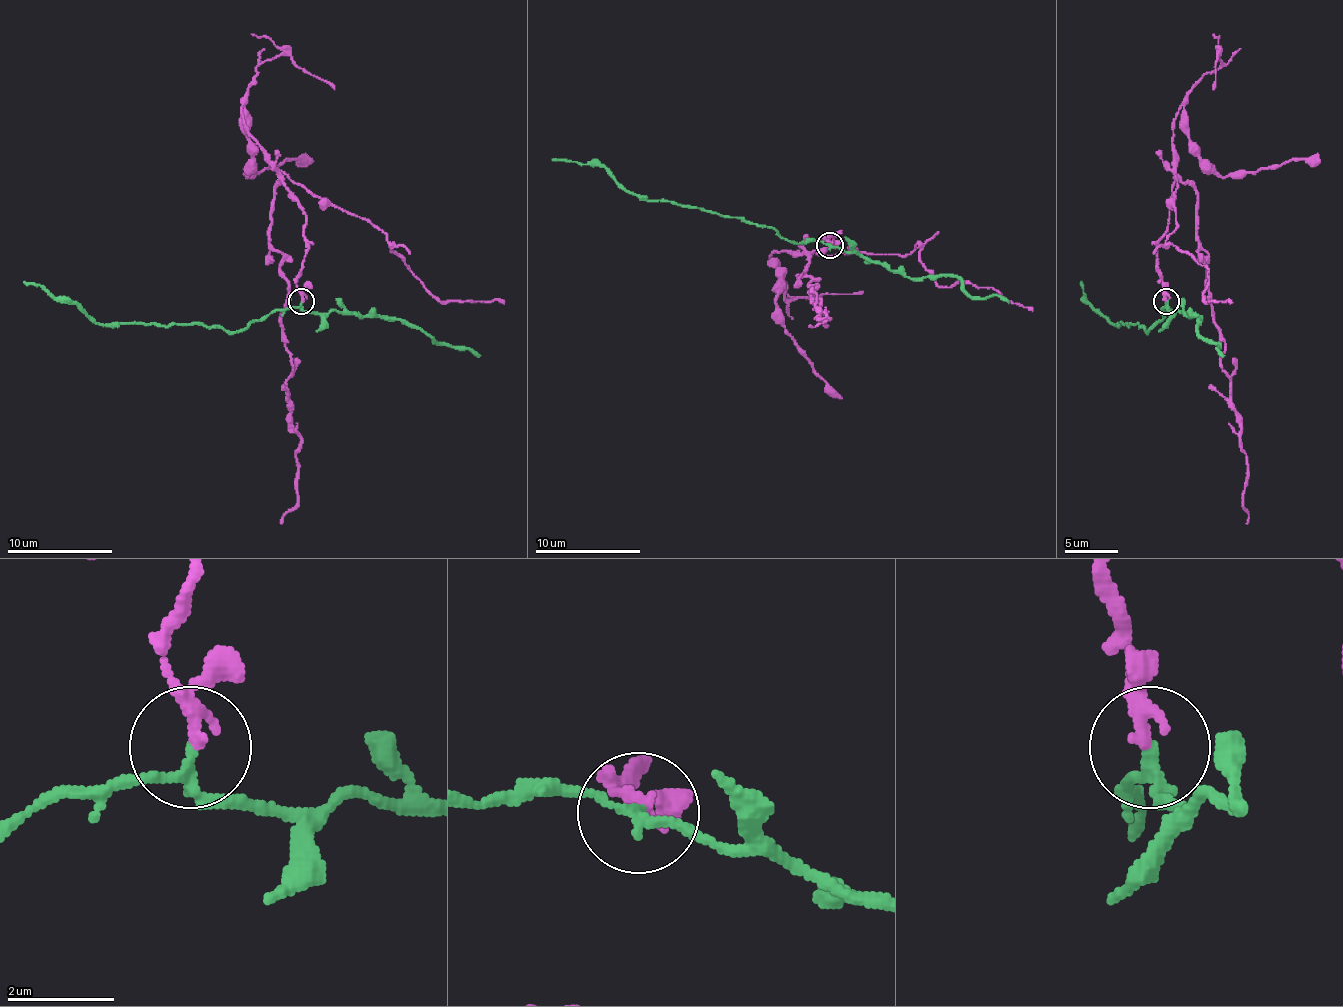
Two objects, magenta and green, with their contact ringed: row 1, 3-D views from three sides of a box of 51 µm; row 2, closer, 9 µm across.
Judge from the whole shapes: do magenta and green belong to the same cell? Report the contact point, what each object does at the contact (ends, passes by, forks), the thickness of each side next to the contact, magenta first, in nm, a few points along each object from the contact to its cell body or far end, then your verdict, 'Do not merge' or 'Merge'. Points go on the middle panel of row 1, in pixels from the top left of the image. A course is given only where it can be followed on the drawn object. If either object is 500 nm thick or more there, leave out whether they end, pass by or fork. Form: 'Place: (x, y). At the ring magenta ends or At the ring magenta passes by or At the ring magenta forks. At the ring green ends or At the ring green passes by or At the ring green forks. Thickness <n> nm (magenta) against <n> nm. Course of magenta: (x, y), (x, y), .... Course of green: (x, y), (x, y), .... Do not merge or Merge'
Place: (830, 245). At the ring magenta passes by. At the ring green passes by. Thickness 200 nm (magenta) against 150 nm. Course of magenta: (829, 245), (834, 235), (797, 277), (816, 285), (829, 320), (808, 325). Course of green: (829, 245), (818, 240), (789, 243), (771, 227), (668, 200), (641, 200), (601, 166), (551, 158). Do not merge

